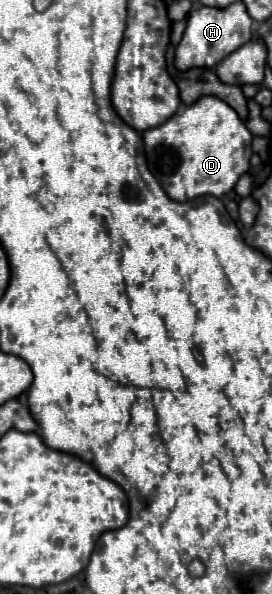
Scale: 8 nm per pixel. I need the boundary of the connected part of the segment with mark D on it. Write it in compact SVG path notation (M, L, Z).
M201 97L163 125L143 131L149 171L175 201L189 201L201 195L227 195L249 169L251 139L253 135L239 115L219 97Z

